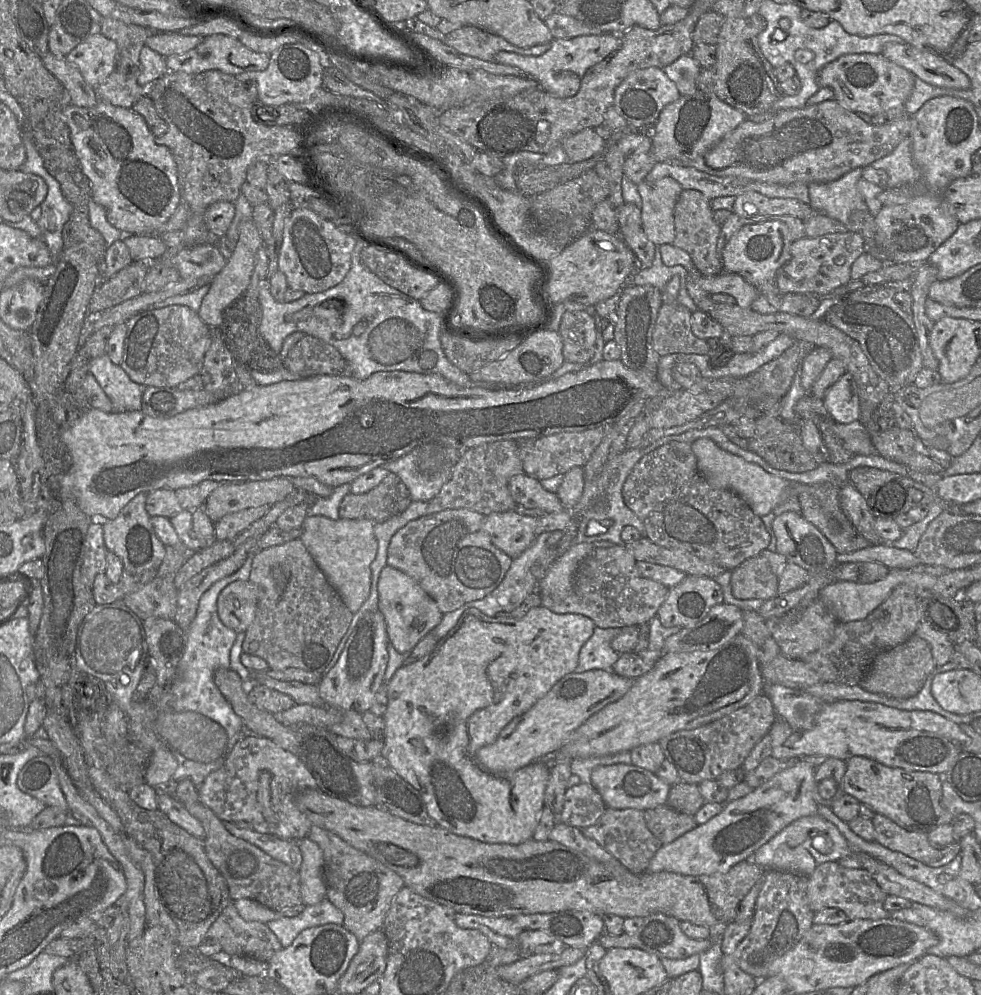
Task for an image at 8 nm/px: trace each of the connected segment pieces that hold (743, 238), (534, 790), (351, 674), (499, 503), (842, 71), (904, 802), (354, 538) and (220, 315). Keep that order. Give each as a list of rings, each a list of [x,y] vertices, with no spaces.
[[[763,221],[742,226],[727,242],[722,252],[723,272],[736,273],[750,282],[759,292],[751,308],[761,314],[780,311],[781,293],[777,286],[777,271],[789,260],[792,240],[785,223]]]
[[[542,605],[531,608],[525,615],[518,618],[486,616],[476,608],[469,608],[462,614],[454,628],[437,642],[434,649],[428,655],[396,670],[390,681],[386,683],[388,704],[382,716],[385,723],[385,737],[380,759],[403,780],[419,791],[425,803],[427,813],[435,820],[436,826],[455,835],[469,837],[490,844],[517,845],[533,839],[542,810],[545,807],[544,796],[550,777],[550,761],[537,760],[511,773],[493,773],[477,762],[476,753],[480,748],[494,743],[502,729],[514,718],[526,713],[561,678],[575,671],[578,665],[580,650],[592,636],[595,627],[594,622],[584,615],[574,613],[556,614]]]
[[[379,611],[366,612],[349,636],[335,666],[318,683],[318,691],[324,706],[294,704],[280,714],[277,721],[284,726],[306,723],[315,727],[328,728],[342,721],[343,712],[354,710],[360,714],[370,711],[379,688],[385,684],[384,674],[389,660],[387,644],[390,642],[385,619]]]
[[[500,440],[468,448],[453,468],[450,479],[439,493],[428,502],[427,515],[448,509],[468,509],[484,516],[495,512],[514,510],[517,503],[512,498],[509,480],[524,473],[515,440]]]
[[[856,53],[843,55],[823,67],[818,75],[818,83],[820,87],[831,88],[834,92],[834,99],[845,108],[855,113],[874,116],[892,108],[904,106],[913,92],[915,78],[912,72],[886,59],[881,54]]]
[[[855,756],[846,761],[843,791],[907,831],[929,833],[955,819],[943,806],[942,781],[942,776],[937,774],[892,768],[864,756]]]
[[[306,516],[300,540],[354,614],[367,600],[371,589],[371,563],[378,550],[375,522],[368,519],[332,520],[325,516]]]
[[[252,219],[242,221],[238,227],[238,232],[238,241],[232,249],[225,267],[212,279],[210,290],[203,298],[198,312],[200,319],[210,328],[221,327],[227,308],[243,296],[250,283],[256,263],[257,251],[264,244]]]

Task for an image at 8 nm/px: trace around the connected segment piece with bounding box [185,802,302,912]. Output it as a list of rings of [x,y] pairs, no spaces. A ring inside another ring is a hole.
[[[201,803],[185,805],[185,808],[201,823],[205,831],[203,842],[206,855],[224,877],[232,901],[247,898],[277,912],[302,903],[298,870],[272,858],[255,845],[232,836],[223,821]]]

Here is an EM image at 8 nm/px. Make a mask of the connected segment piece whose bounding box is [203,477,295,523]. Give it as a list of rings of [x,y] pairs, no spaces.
[[[285,477],[220,483],[203,503],[204,510],[213,523],[232,512],[261,505],[272,506],[295,490],[295,486]]]

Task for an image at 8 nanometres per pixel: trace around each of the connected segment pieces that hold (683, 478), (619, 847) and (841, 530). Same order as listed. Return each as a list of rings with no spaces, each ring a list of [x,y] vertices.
[[[670,441],[644,455],[633,467],[622,488],[626,506],[643,522],[646,538],[656,545],[688,551],[732,571],[749,558],[766,550],[771,537],[762,519],[734,491],[711,487],[697,465],[692,443]]]
[[[606,808],[595,825],[581,829],[581,831],[587,838],[596,841],[604,850],[634,874],[645,872],[650,860],[662,847],[662,843],[648,829],[644,811],[636,809]]]
[[[792,481],[792,485],[790,497],[797,497],[801,508],[800,514],[830,541],[838,554],[854,552],[872,545],[856,530],[842,510],[839,502],[841,486],[832,483],[805,485],[796,481]]]

